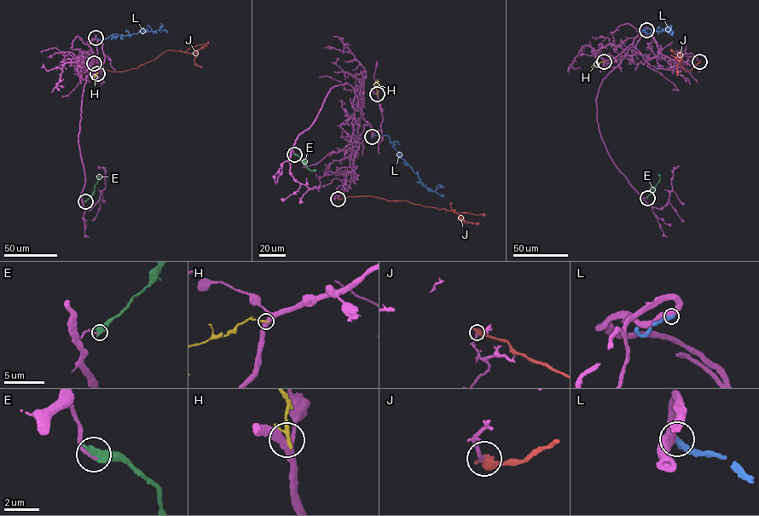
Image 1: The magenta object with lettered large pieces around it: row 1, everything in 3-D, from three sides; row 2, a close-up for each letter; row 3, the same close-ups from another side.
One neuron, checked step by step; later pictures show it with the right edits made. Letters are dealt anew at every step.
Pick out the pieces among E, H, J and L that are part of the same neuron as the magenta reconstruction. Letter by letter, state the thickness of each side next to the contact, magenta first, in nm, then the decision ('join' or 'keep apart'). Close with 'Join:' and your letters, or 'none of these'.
E: 200/650 nm | keep apart
H: 440/220 nm | keep apart
J: 200/600 nm | keep apart
L: 480/360 nm | keep apart
Join: none of these

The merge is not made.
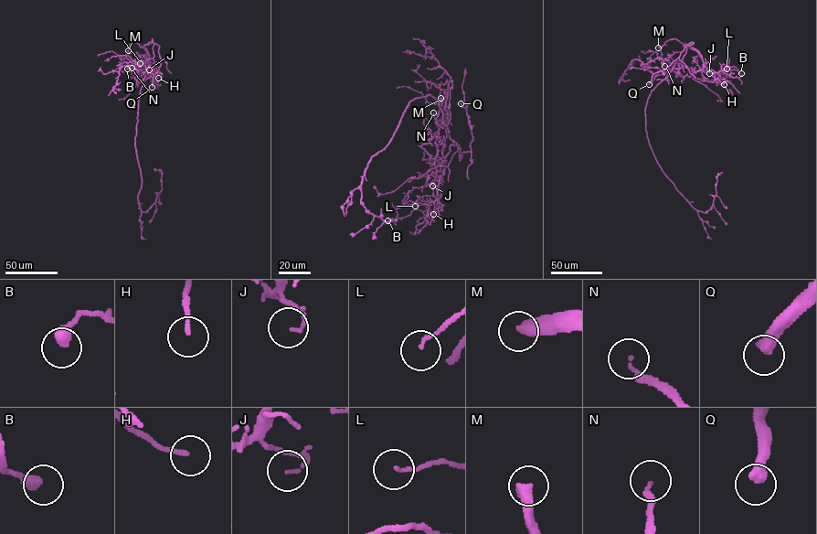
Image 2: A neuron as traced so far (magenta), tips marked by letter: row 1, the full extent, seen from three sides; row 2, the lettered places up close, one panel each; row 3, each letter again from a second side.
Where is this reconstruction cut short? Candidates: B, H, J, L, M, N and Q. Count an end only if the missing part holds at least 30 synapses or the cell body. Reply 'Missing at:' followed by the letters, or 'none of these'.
Missing at: M, N, Q

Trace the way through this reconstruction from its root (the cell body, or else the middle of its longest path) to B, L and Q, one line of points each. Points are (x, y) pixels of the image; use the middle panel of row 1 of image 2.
B: (443, 122), (464, 152), (460, 159), (459, 145), (450, 147), (439, 207), (387, 220)
L: (443, 122), (450, 138), (464, 152), (460, 159), (459, 145), (450, 147), (439, 184), (440, 206), (415, 206)
Q: (443, 122), (450, 138), (460, 148), (460, 152), (471, 152), (472, 133), (465, 108), (461, 103)

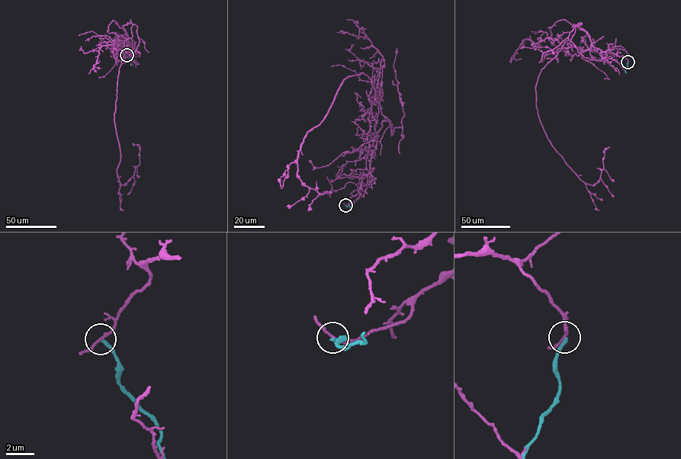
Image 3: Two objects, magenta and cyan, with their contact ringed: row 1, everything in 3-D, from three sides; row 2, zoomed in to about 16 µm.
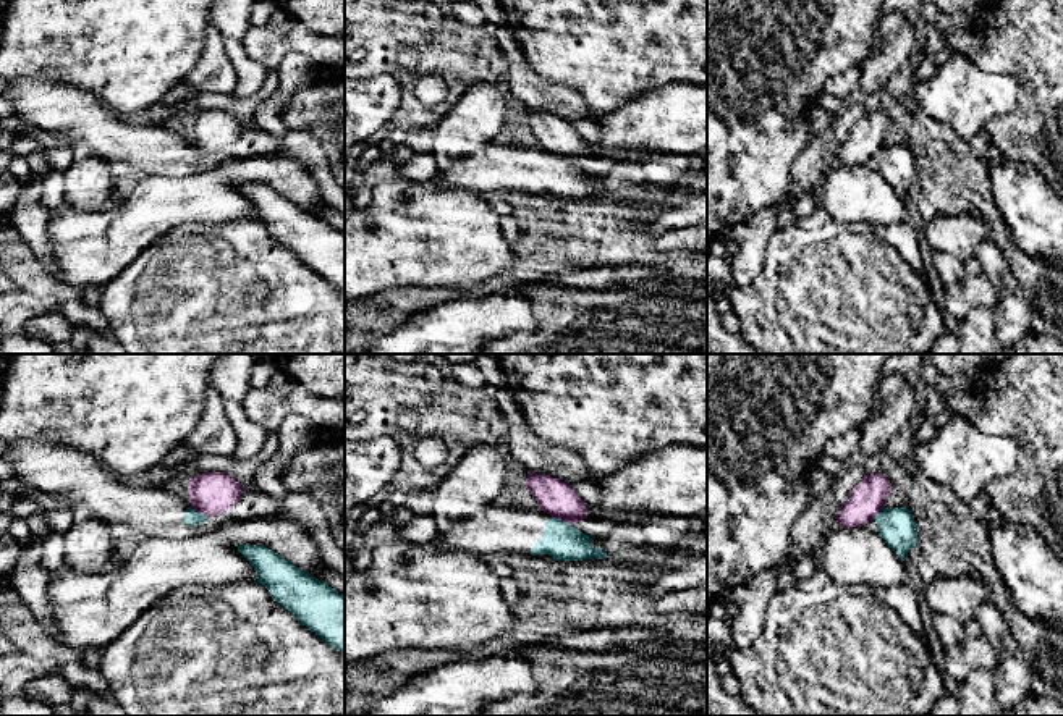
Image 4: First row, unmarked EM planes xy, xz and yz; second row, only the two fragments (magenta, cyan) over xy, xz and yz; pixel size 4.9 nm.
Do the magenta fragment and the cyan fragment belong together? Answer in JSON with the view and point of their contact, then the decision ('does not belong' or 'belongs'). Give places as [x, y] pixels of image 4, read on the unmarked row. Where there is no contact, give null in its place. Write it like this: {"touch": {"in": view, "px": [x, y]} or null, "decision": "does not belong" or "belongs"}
{"touch": {"in": "xz", "px": [562, 157]}, "decision": "does not belong"}

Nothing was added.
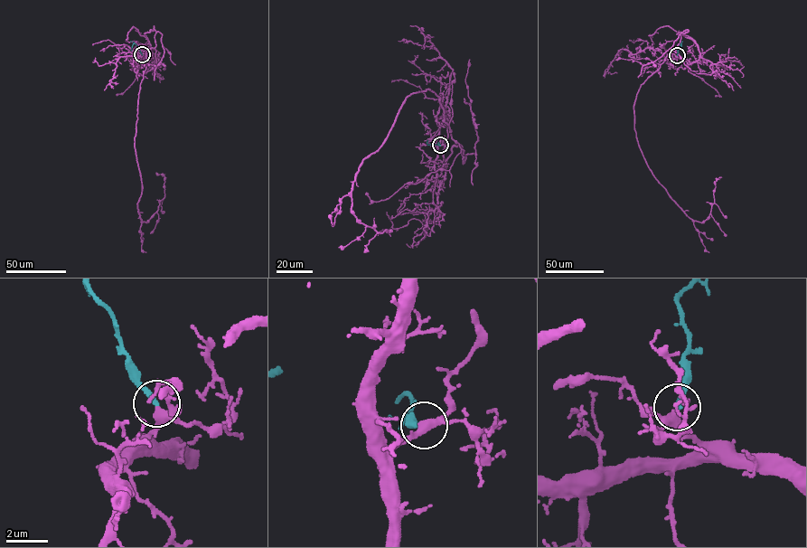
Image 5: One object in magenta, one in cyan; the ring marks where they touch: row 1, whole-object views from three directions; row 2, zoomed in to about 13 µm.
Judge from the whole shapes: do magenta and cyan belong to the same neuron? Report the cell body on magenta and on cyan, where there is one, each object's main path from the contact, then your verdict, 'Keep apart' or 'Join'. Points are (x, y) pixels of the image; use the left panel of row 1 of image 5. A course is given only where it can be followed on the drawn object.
Soma of magenta: none. Soma of cyan: none. Course of magenta: (142, 55), (147, 59), (144, 33), (154, 26), (135, 140), (145, 222), (164, 197), (164, 177), (155, 173). Course of cyan: (142, 54), (135, 43), (131, 50). Join

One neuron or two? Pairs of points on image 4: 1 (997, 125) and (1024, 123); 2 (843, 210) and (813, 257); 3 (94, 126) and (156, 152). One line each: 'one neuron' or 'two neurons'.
1: one neuron
2: two neurons
3: one neuron

